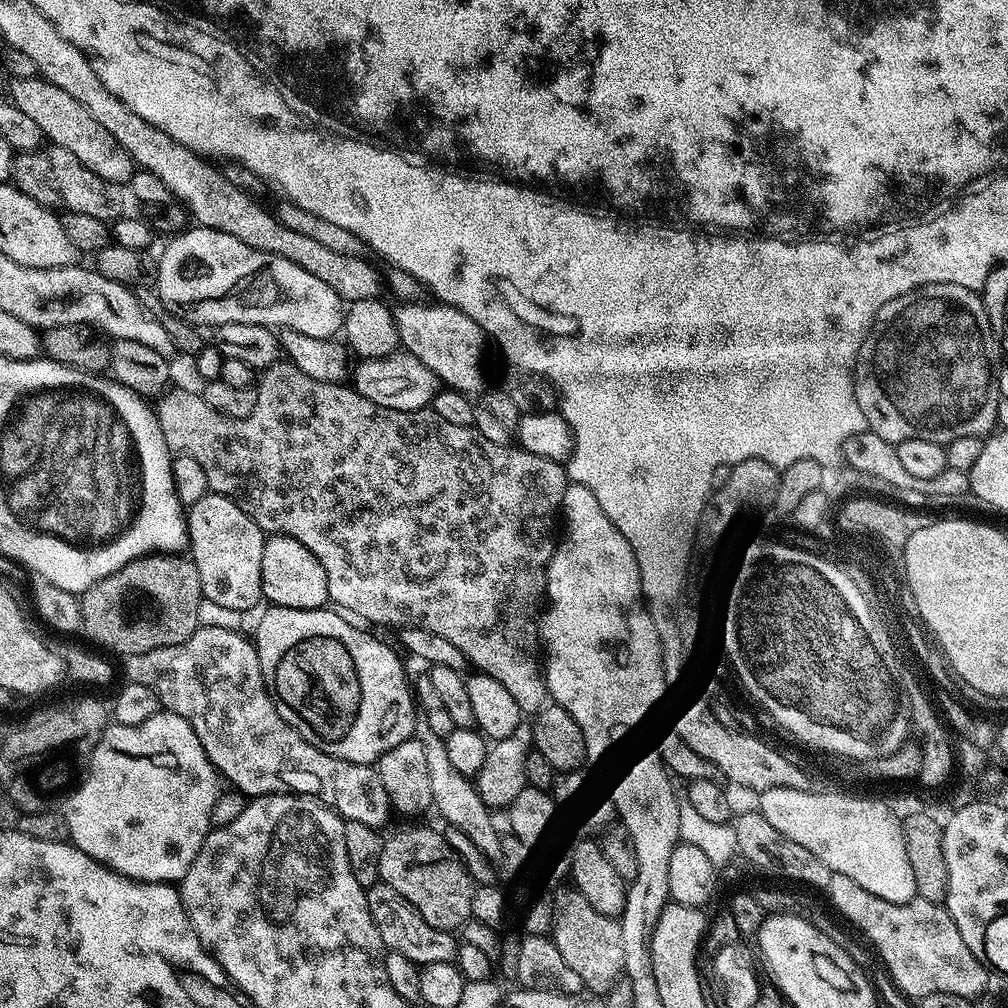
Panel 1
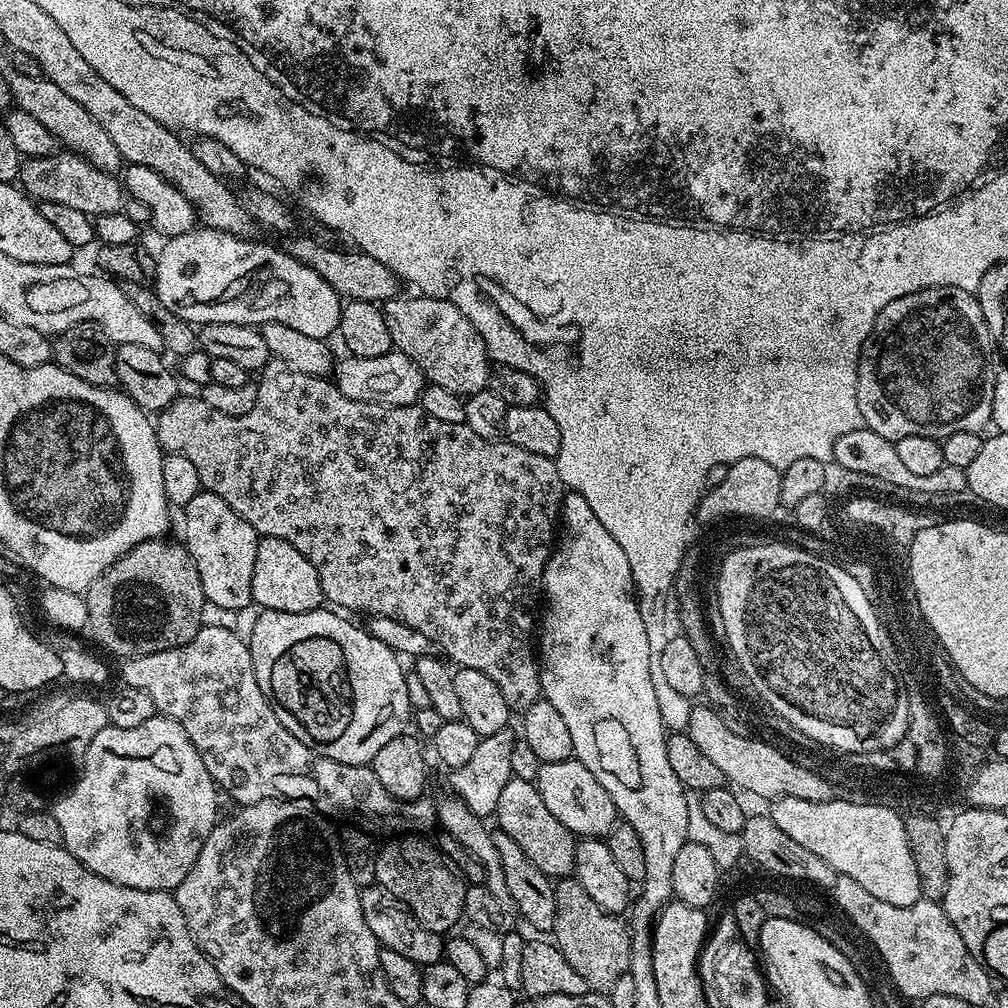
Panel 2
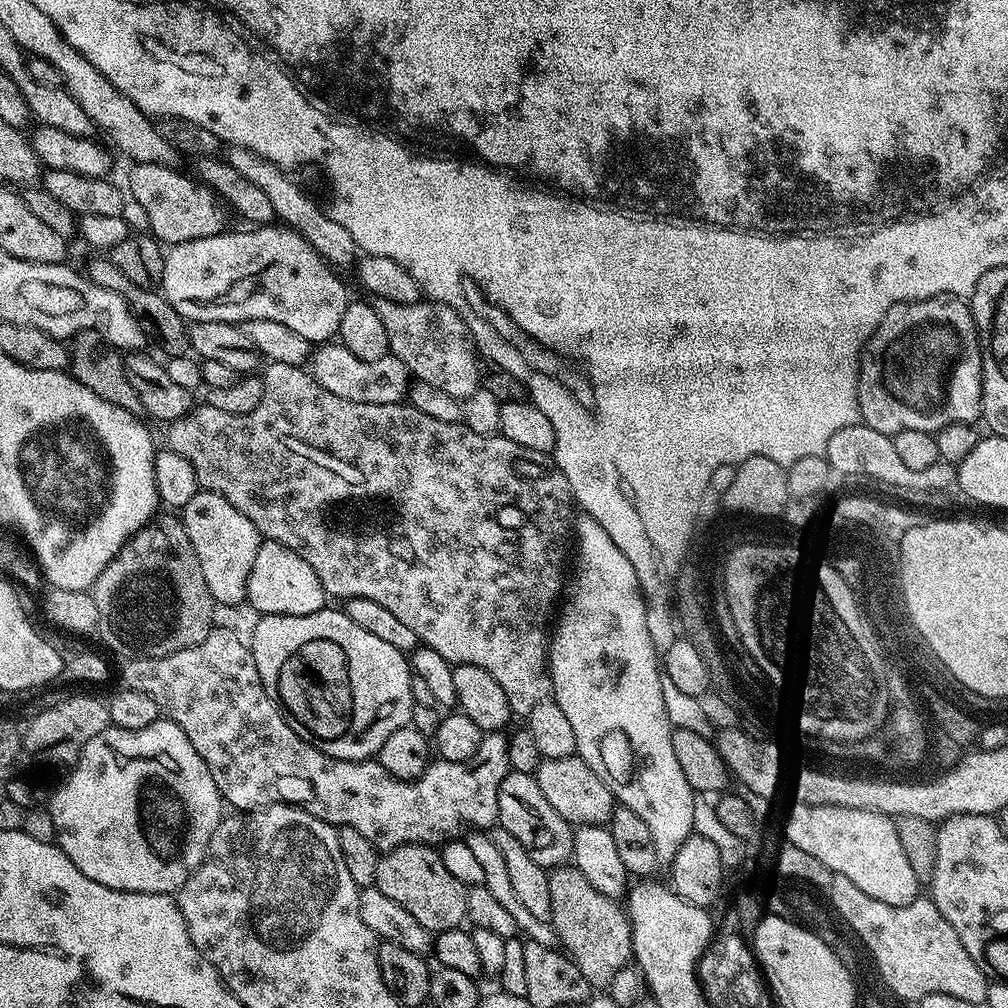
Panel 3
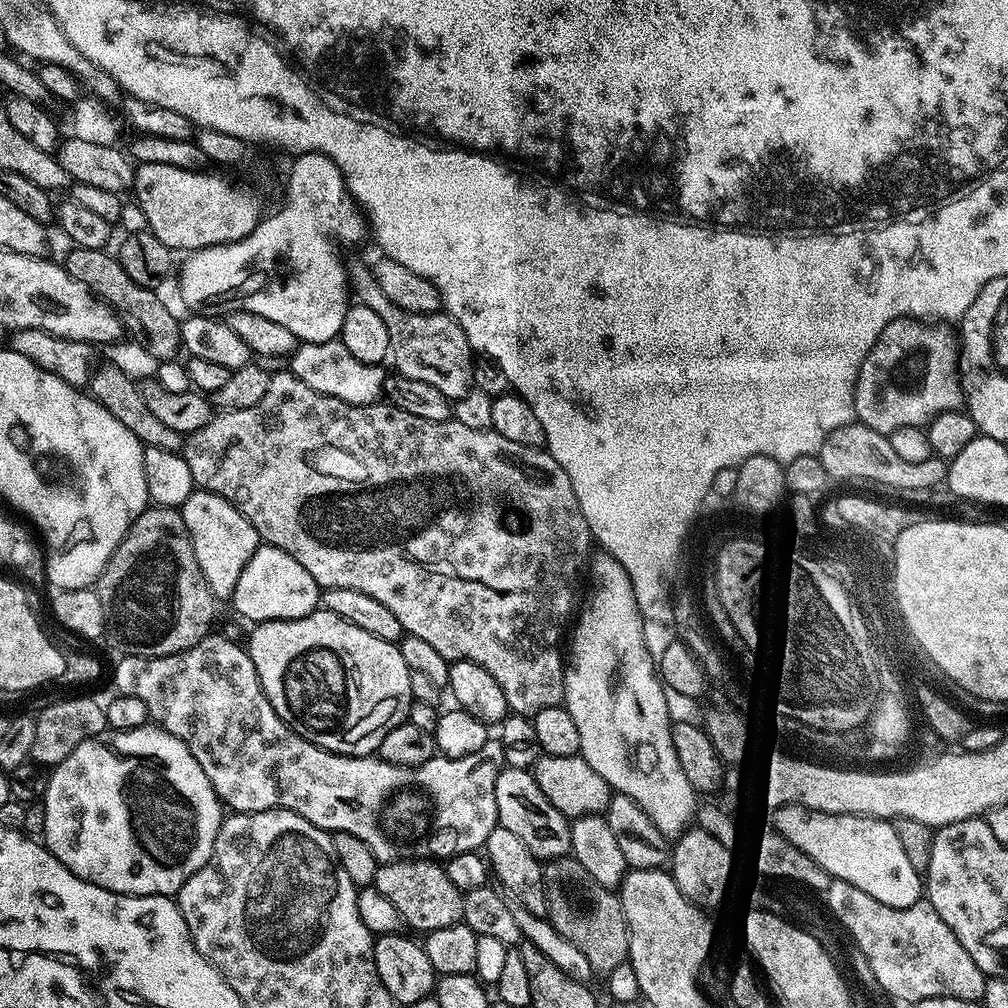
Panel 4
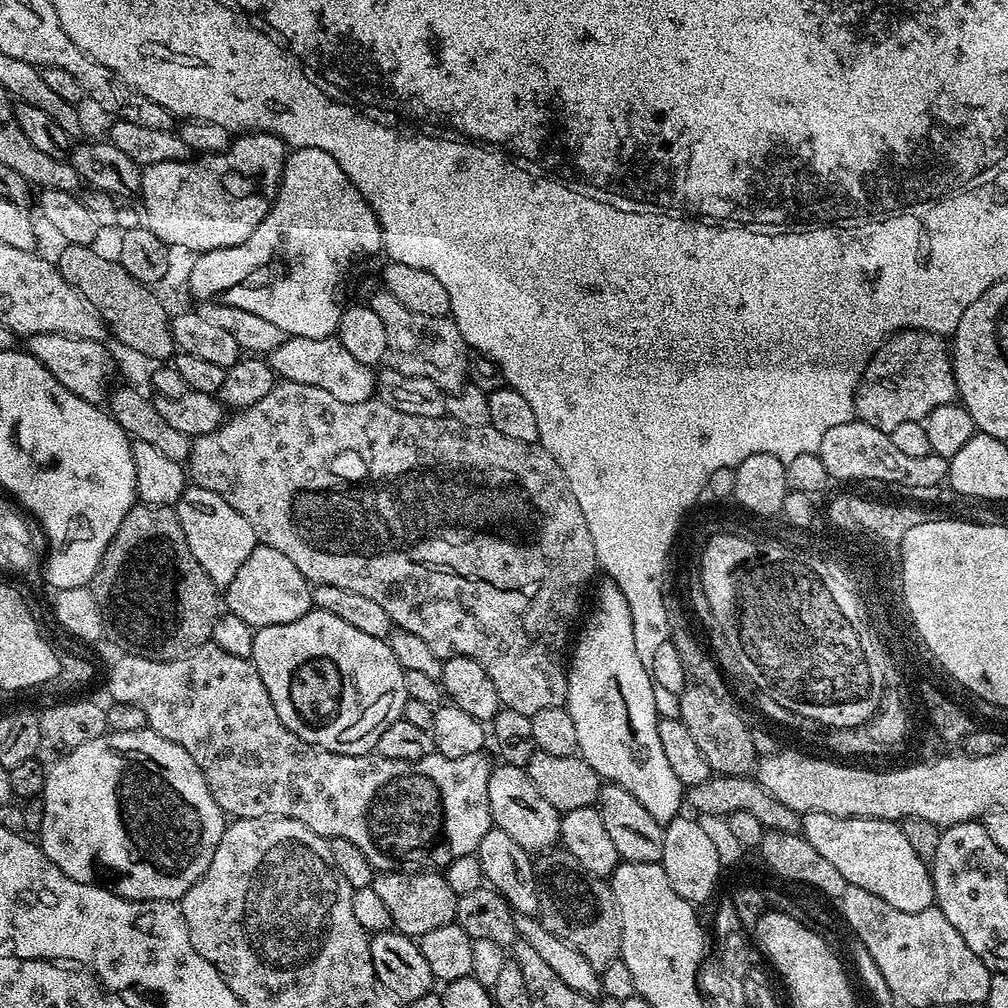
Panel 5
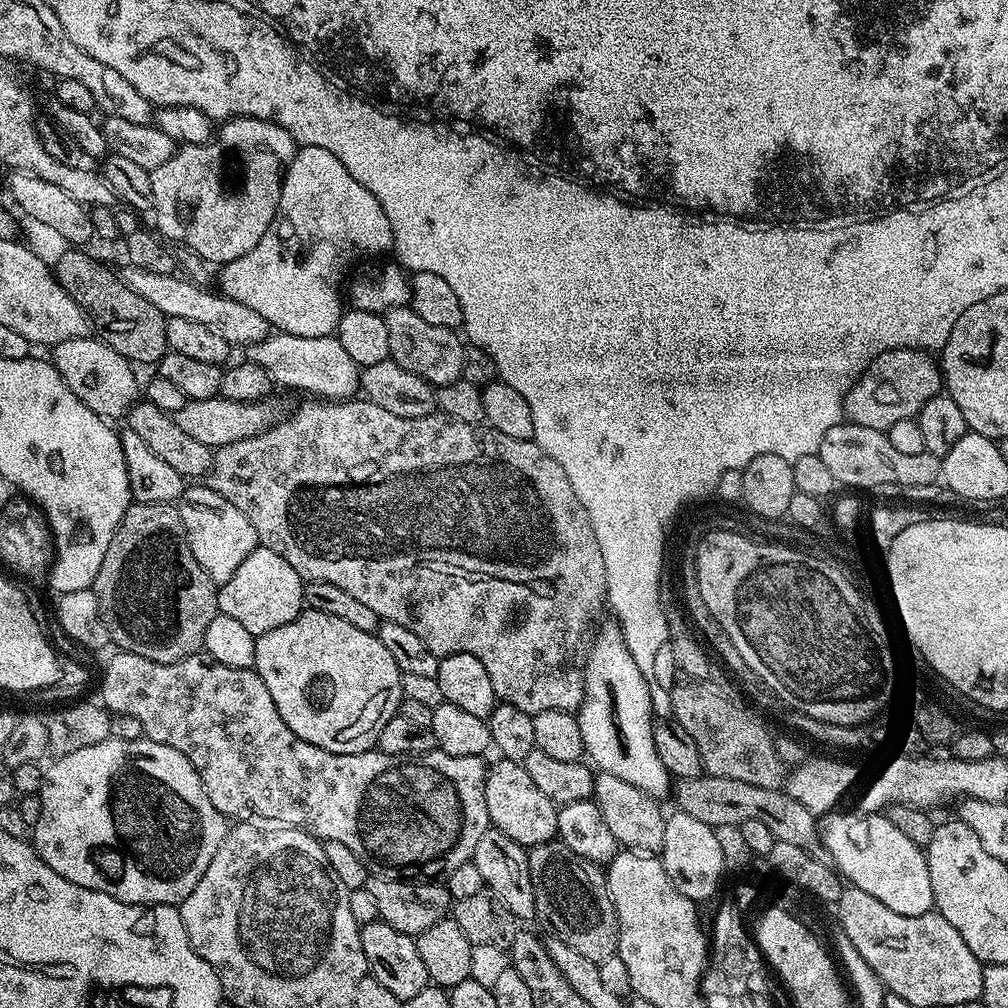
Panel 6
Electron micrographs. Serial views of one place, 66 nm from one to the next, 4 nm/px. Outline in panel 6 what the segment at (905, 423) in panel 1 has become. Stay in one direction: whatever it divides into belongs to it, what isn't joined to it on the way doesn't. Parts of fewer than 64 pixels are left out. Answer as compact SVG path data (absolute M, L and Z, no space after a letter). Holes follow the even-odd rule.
M895 348L889 352L883 352L866 371L856 379L856 385L851 388L844 399L844 415L851 423L858 426L873 428L879 432L887 433L894 422L902 422L902 418L914 418L930 402L930 398L941 395L942 373L939 363L929 353L918 348Z

